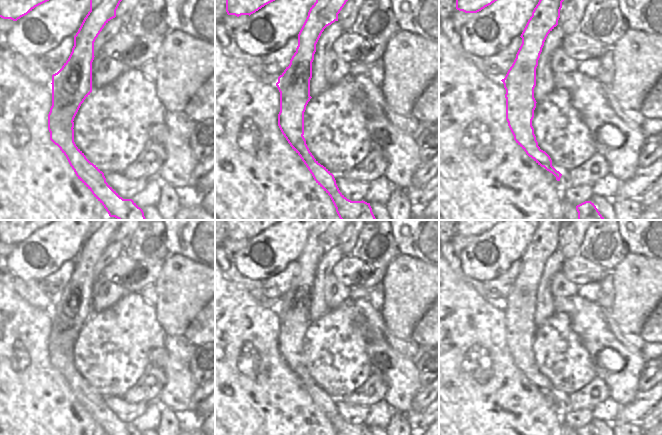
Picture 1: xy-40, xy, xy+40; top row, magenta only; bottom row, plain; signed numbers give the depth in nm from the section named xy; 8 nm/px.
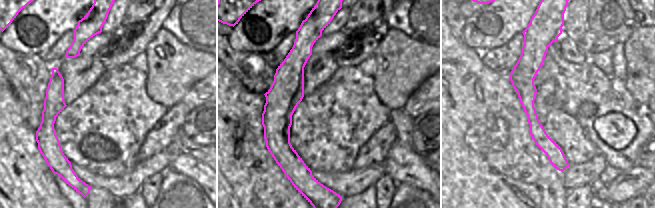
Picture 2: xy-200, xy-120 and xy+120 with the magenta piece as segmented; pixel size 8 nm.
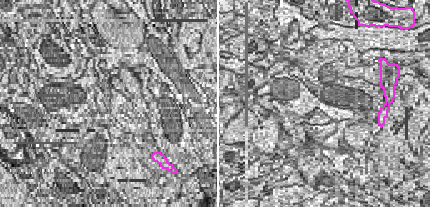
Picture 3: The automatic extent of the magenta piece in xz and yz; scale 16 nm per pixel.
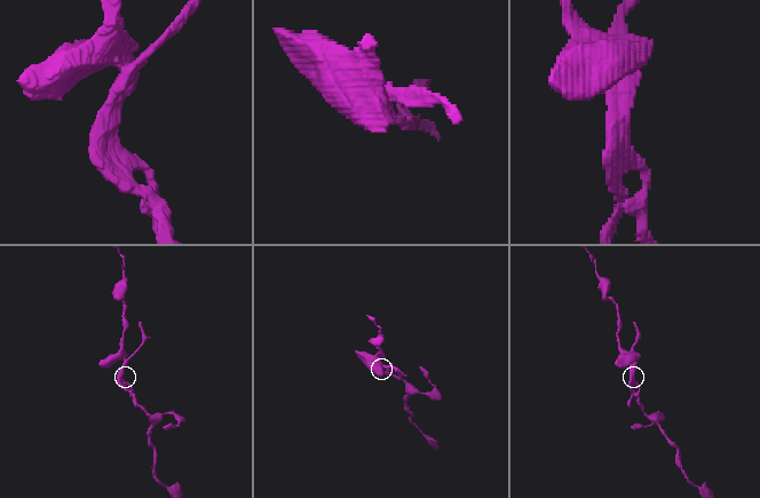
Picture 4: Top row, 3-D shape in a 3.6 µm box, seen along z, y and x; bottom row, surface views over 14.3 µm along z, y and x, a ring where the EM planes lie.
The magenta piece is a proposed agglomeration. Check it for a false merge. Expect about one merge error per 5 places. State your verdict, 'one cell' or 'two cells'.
two cells

